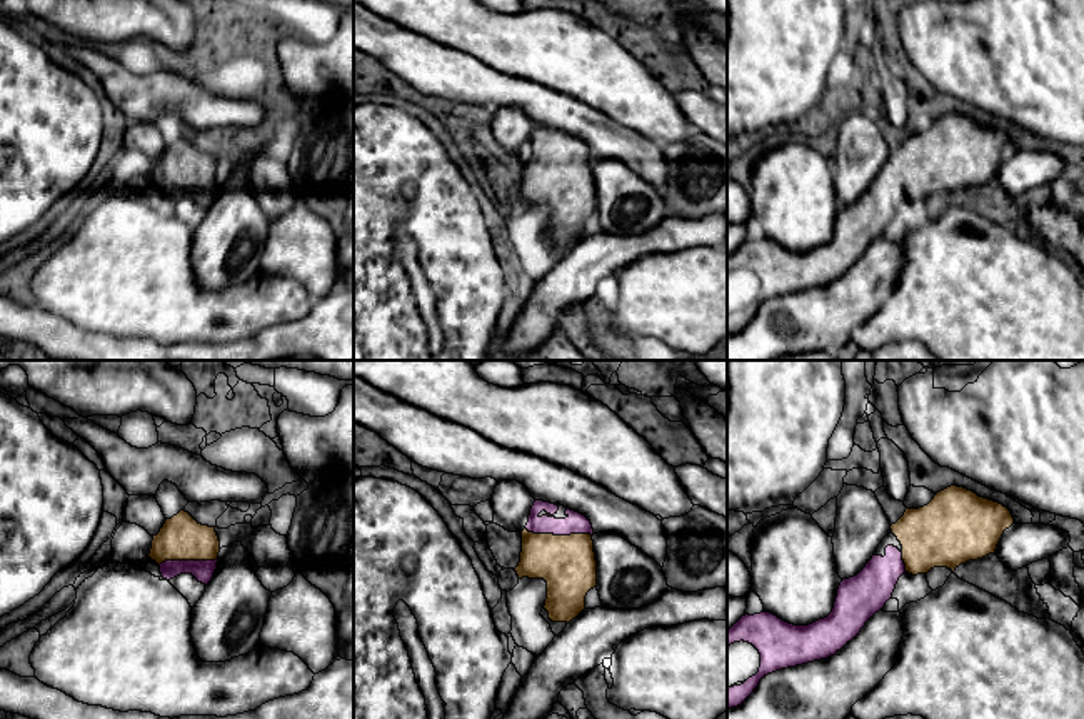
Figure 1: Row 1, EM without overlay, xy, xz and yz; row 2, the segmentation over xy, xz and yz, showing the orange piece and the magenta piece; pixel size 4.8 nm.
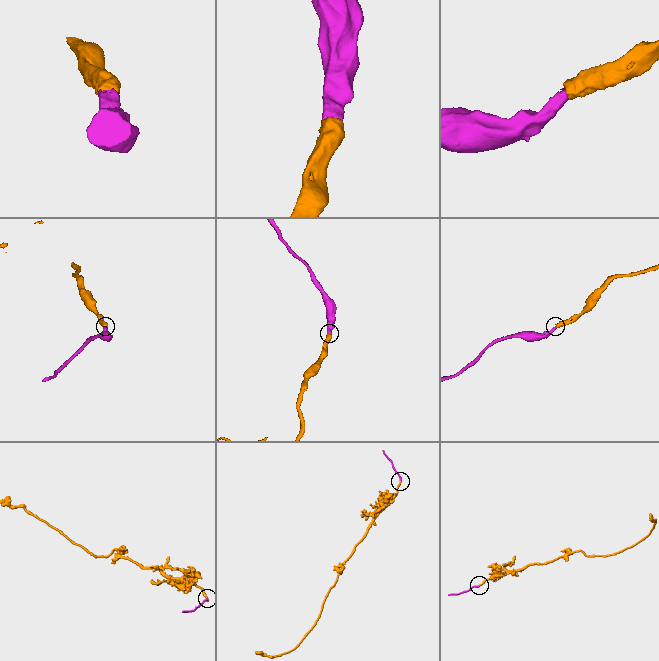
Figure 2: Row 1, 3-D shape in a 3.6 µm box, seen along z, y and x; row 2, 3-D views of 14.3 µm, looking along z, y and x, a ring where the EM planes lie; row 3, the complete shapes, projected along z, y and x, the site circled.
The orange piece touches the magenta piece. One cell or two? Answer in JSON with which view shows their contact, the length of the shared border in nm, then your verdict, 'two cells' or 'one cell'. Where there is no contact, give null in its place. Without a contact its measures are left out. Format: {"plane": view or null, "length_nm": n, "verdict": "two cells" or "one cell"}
{"plane": "xz", "length_nm": 320, "verdict": "one cell"}

